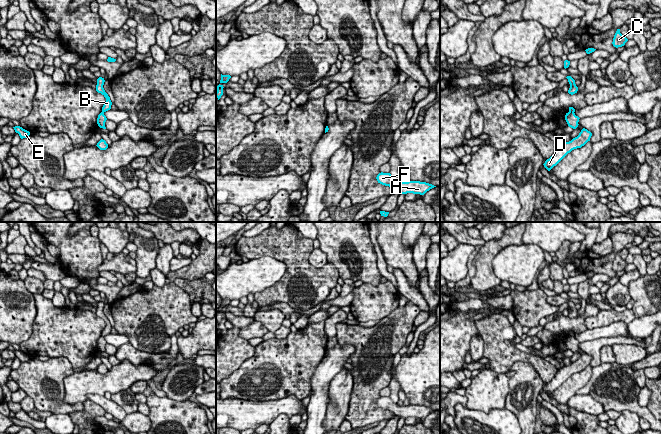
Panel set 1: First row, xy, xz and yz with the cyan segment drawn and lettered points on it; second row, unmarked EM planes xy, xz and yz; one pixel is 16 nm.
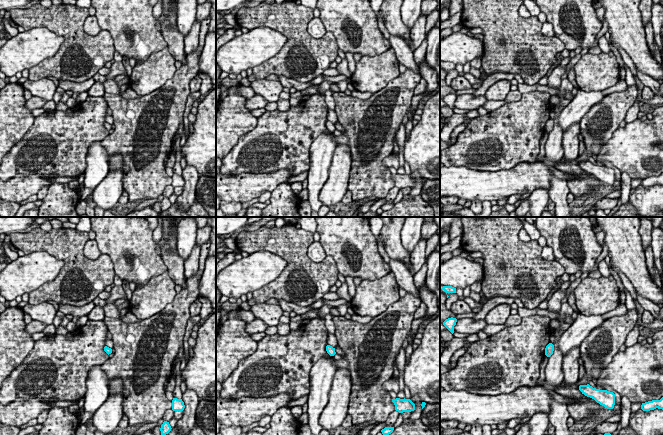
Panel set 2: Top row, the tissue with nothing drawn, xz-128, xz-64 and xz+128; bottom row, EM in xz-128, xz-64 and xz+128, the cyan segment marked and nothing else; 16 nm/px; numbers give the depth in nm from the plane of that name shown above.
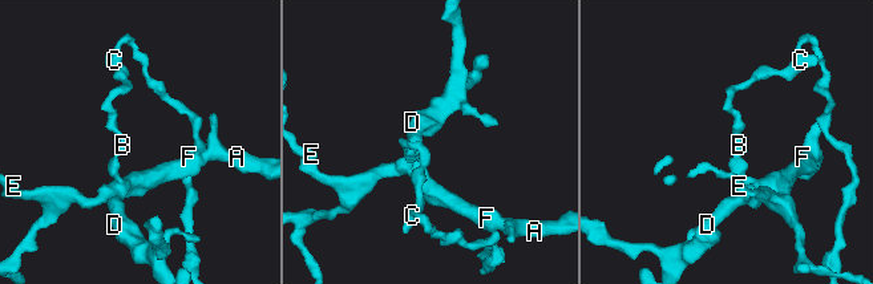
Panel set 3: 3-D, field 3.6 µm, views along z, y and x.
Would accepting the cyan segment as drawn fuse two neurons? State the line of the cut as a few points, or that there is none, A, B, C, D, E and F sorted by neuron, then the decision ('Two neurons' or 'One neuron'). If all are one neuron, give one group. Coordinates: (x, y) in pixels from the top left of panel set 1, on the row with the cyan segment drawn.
Split along yz (569, 111), (573, 113). Groups: A D E F / B C. Two neurons

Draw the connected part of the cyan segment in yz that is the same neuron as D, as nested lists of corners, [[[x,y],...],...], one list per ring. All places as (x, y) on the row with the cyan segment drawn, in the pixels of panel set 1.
[[[583,128],[577,137],[573,138],[569,142],[564,142],[563,144],[559,145],[559,147],[554,152],[554,154],[545,161],[545,163],[543,164],[544,167],[548,171],[550,171],[568,153],[570,153],[574,149],[581,148],[588,141],[590,141],[591,136],[592,136],[592,133],[590,131],[588,131],[587,129]]]

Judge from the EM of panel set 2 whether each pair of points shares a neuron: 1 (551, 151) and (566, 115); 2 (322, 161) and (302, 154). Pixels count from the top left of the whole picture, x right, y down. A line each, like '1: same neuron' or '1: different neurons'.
1: different neurons
2: different neurons

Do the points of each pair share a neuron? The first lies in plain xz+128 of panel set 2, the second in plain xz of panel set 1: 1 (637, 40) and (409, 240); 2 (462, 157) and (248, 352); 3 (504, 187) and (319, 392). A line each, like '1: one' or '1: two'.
1: two
2: two
3: two

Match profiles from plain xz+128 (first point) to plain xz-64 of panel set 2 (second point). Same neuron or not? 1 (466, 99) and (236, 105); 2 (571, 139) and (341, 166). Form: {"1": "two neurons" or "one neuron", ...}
{"1": "two neurons", "2": "one neuron"}

